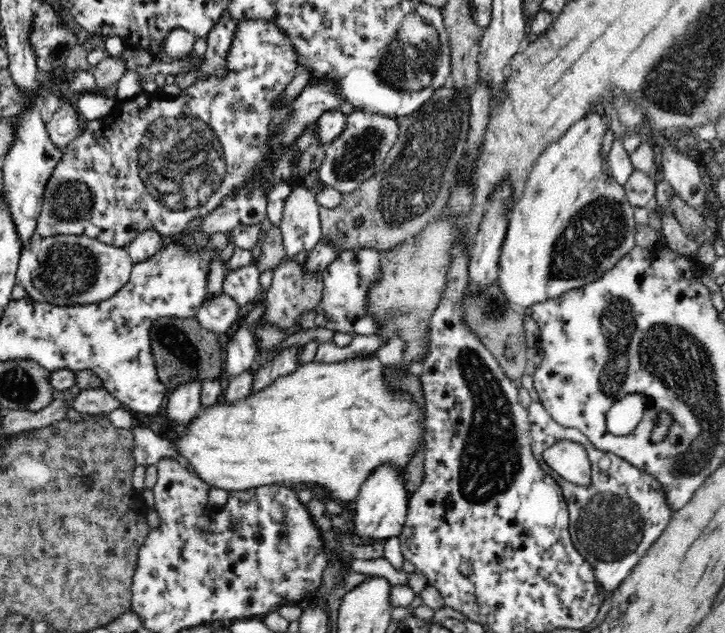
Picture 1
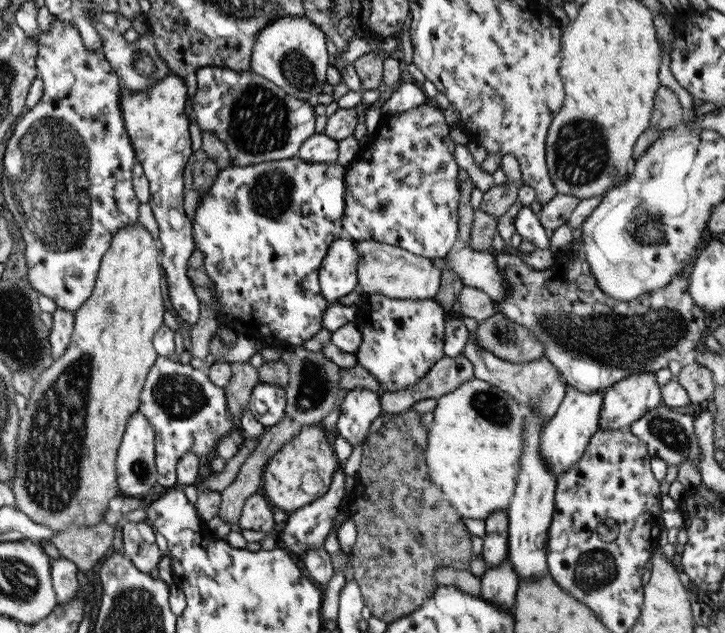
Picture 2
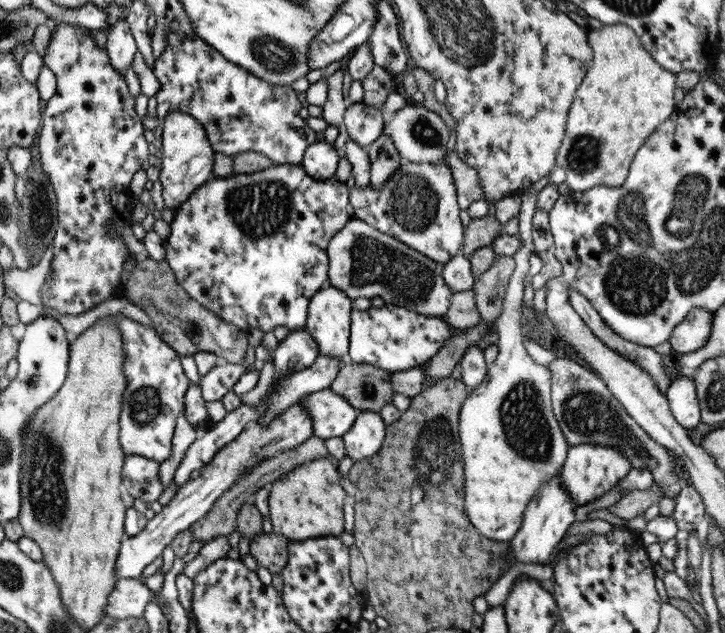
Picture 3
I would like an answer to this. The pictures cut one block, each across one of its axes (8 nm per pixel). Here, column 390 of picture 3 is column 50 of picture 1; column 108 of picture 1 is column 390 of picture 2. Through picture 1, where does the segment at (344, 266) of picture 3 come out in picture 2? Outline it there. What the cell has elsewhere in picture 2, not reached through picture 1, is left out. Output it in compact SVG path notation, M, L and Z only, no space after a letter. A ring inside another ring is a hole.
M356 240L359 252L357 266L358 289L363 298L371 294L383 294L393 299L434 299L441 283L441 270L434 266L433 259L427 259L398 246L375 240Z

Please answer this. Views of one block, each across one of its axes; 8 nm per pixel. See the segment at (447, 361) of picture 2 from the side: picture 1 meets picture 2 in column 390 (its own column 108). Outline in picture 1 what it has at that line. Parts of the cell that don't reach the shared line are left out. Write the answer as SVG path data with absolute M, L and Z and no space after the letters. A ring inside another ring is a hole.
M104 387L99 389L81 389L70 404L74 410L86 415L102 415L120 408L123 404Z

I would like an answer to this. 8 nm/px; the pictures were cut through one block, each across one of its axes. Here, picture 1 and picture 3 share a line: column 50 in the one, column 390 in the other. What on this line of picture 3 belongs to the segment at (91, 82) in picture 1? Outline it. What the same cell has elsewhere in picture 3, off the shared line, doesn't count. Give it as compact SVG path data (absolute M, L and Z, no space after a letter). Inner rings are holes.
M418 103L402 106L384 123L383 134L394 143L400 157L408 162L434 164L445 162L445 154L451 149L453 137L441 116L423 108Z

